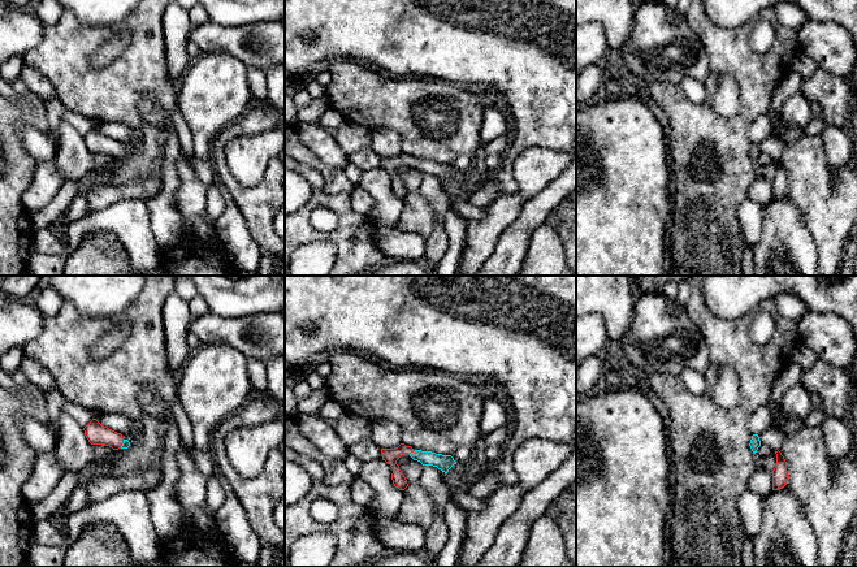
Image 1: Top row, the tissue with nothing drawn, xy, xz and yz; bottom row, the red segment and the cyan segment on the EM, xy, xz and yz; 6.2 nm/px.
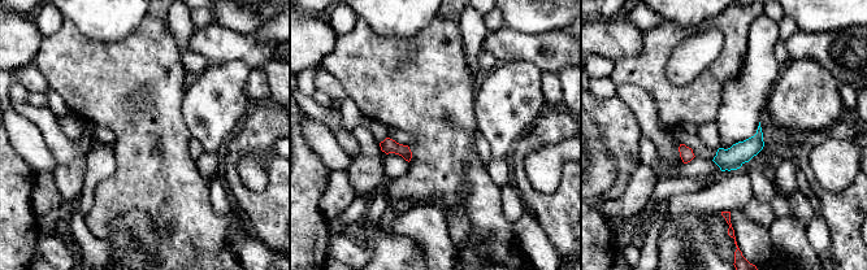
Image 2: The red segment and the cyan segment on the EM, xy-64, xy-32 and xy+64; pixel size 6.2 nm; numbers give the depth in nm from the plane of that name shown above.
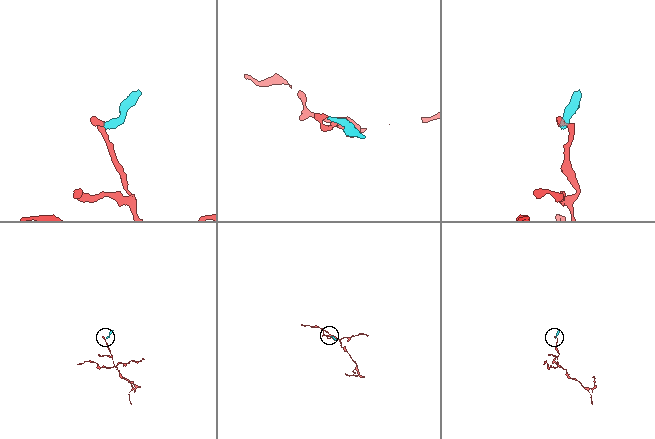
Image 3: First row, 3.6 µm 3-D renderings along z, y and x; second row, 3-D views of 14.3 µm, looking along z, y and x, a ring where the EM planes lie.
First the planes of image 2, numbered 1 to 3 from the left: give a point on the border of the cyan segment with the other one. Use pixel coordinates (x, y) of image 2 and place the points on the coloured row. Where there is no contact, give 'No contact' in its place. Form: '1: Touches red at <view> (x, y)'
1: No contact
2: No contact
3: No contact

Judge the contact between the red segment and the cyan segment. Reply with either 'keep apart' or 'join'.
join

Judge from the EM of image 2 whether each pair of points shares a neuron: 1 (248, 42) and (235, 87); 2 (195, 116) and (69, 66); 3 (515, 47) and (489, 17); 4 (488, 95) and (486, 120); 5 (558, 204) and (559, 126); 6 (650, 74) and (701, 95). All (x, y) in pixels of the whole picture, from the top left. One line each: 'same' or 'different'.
1: different
2: different
3: different
4: same
5: same
6: same

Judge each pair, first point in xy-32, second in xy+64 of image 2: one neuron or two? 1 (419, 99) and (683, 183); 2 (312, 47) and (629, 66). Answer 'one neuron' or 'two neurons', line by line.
1: two neurons
2: two neurons

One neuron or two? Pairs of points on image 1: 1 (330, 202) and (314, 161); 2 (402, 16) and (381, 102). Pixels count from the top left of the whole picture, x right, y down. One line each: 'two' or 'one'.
1: two
2: two

